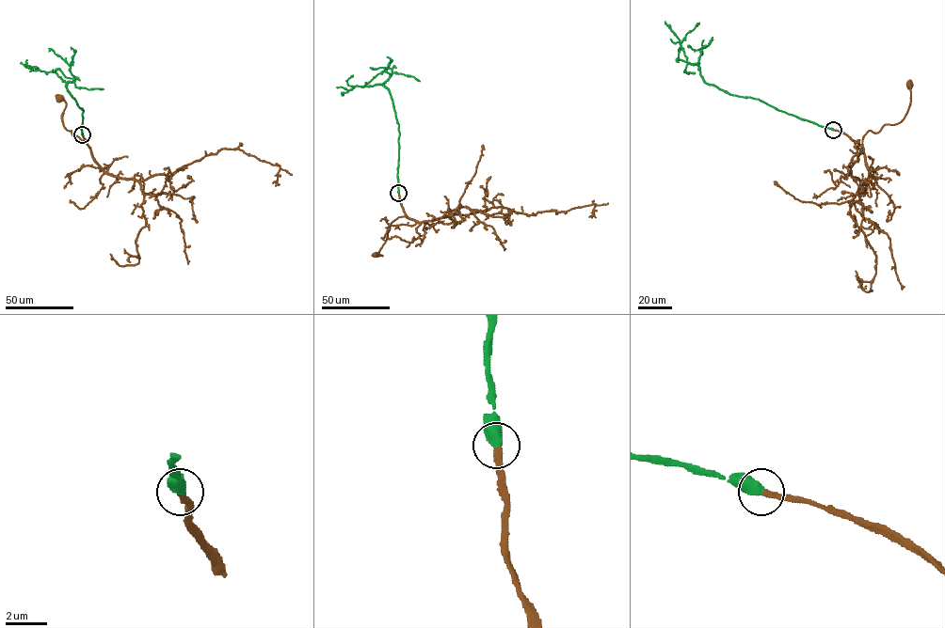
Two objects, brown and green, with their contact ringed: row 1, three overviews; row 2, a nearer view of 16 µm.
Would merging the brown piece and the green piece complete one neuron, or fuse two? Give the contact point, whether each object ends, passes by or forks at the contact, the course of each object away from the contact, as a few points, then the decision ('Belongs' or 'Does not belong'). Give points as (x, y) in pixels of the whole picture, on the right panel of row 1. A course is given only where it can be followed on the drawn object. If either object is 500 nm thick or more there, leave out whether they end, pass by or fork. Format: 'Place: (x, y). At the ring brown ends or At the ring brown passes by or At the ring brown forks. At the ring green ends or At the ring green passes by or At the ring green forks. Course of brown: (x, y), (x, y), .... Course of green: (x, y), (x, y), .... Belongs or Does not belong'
Place: (833, 130). Course of brown: (833, 130), (861, 144), (869, 131), (877, 133), (885, 124), (900, 122), (908, 107), (909, 83). Course of green: (833, 130), (708, 84), (699, 67), (687, 62), (680, 47), (685, 35), (699, 23). Belongs

